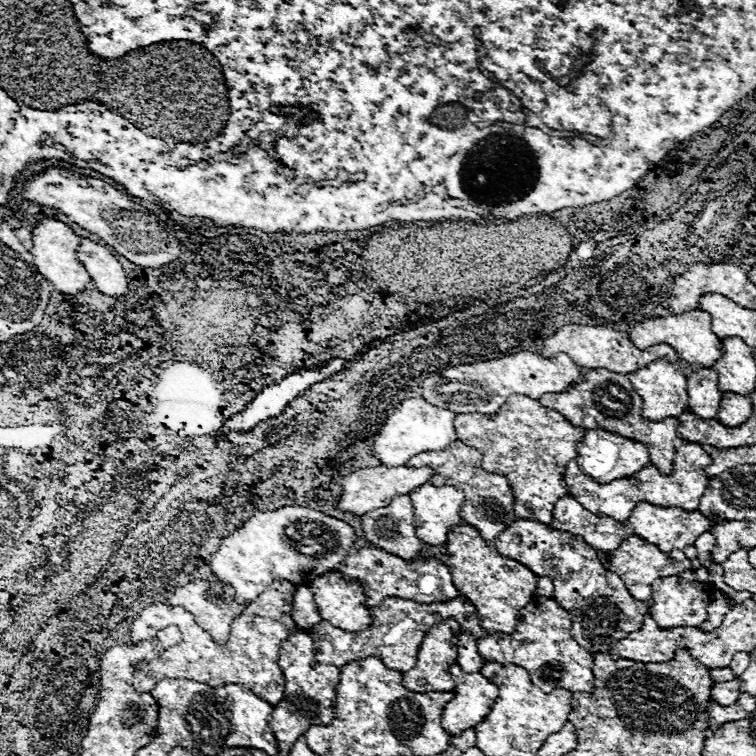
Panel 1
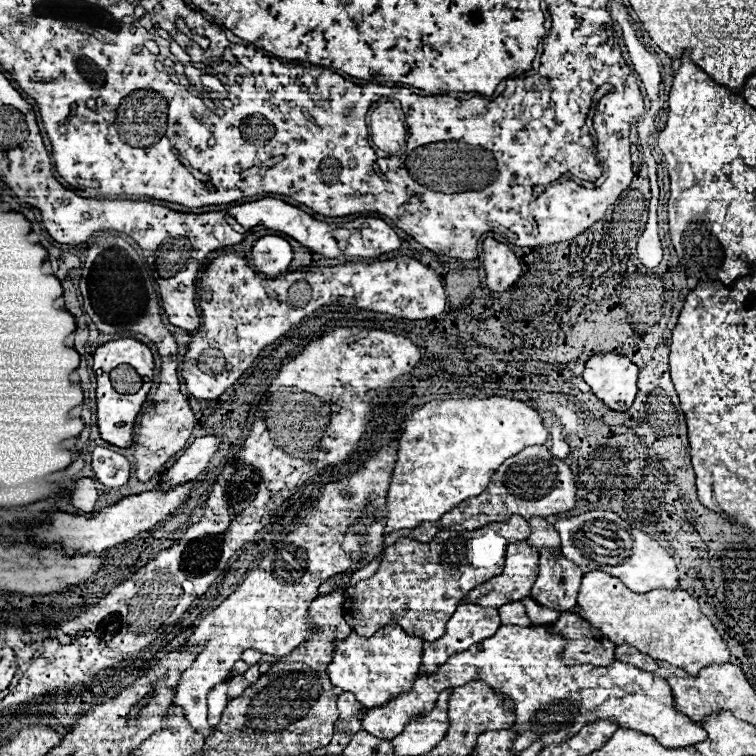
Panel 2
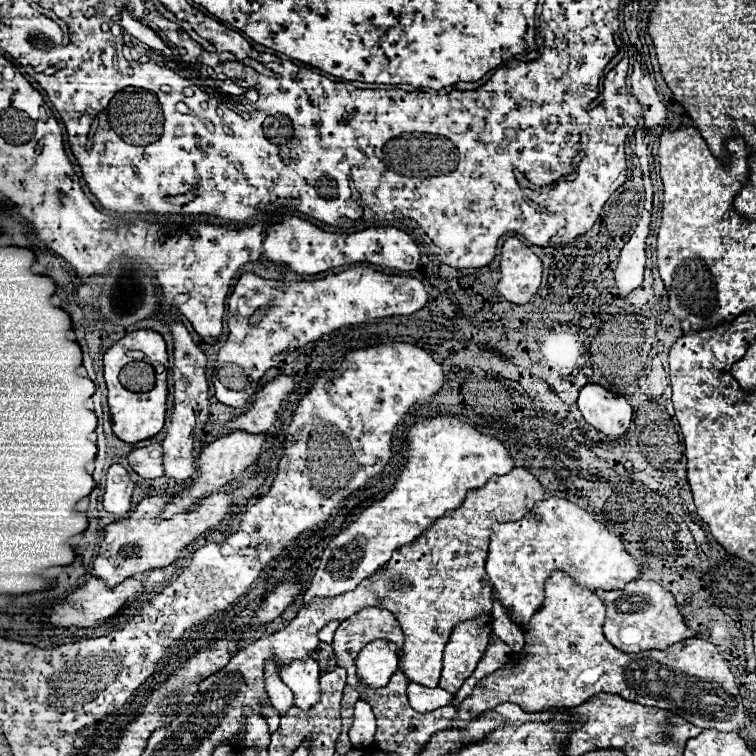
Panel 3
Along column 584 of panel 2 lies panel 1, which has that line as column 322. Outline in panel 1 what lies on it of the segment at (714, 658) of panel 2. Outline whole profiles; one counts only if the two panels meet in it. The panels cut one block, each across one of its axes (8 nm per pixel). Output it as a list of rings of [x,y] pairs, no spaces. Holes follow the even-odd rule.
[[[326,572],[326,574],[320,574],[312,580],[308,580],[308,588],[314,594],[314,602],[318,606],[320,618],[330,622],[332,626],[338,626],[338,628],[348,630],[348,632],[360,632],[372,622],[370,606],[364,604],[366,592],[364,592],[364,586],[360,582],[346,582],[342,574]]]

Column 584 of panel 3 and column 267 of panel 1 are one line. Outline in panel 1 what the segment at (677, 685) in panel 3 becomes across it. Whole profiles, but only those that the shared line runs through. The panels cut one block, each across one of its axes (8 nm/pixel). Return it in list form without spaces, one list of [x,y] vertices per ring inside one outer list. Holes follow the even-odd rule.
[[[274,582],[272,586],[268,586],[268,590],[264,590],[264,594],[260,594],[244,610],[244,614],[240,614],[236,622],[232,622],[230,638],[224,644],[228,646],[228,652],[222,654],[222,646],[218,650],[220,654],[218,664],[222,662],[222,670],[226,668],[226,672],[220,674],[228,676],[226,682],[246,686],[248,690],[256,692],[272,706],[276,706],[284,698],[284,676],[280,674],[280,666],[278,666],[280,642],[284,642],[292,632],[300,630],[290,618],[294,590],[296,588],[292,586],[292,582]]]

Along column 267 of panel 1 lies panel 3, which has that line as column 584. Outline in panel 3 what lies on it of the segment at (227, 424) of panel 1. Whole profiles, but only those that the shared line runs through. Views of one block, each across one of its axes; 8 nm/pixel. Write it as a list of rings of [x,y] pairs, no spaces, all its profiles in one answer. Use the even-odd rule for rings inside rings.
[[[588,384],[580,390],[578,408],[584,420],[608,438],[620,438],[632,420],[632,406],[626,398],[596,384]]]

